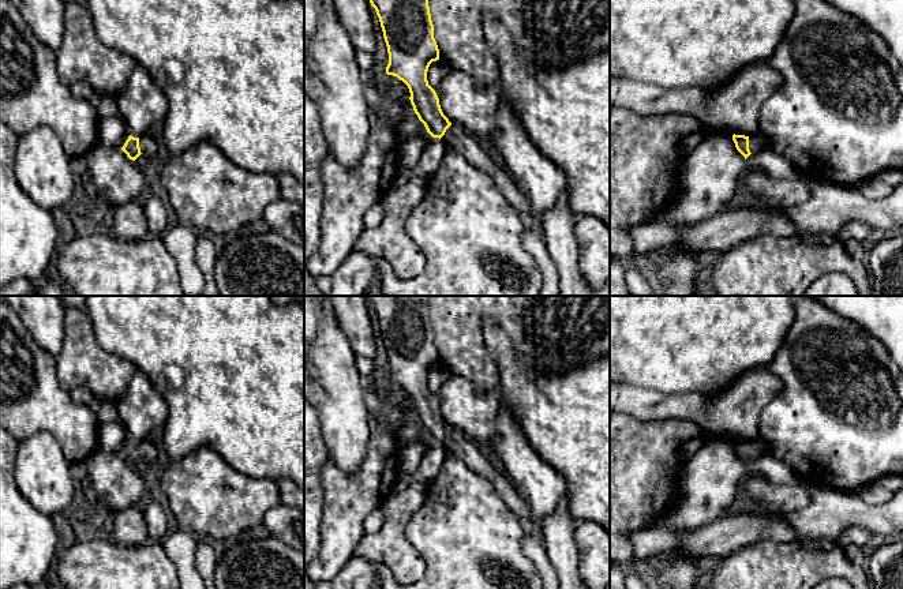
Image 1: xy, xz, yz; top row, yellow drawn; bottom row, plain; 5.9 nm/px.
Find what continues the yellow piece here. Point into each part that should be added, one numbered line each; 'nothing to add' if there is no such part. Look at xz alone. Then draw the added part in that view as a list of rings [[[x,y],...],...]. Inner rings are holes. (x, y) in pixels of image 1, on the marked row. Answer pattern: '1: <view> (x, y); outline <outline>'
1: xz (558, 222); outline [[[452,124],[441,139],[471,165],[490,175],[513,207],[540,221],[543,240],[558,271],[559,296],[595,296],[580,271],[580,245],[574,235],[578,217],[569,207],[567,191],[559,195],[551,209],[535,210],[505,168],[499,166],[462,125]]]

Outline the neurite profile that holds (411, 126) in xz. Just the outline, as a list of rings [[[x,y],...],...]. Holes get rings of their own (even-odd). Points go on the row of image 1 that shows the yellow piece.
[[[413,109],[405,115],[404,120],[397,125],[397,138],[400,143],[406,142],[413,136],[431,136],[424,124],[419,120]]]

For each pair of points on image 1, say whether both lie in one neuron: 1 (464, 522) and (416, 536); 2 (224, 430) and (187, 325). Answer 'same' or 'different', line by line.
1: same
2: same

